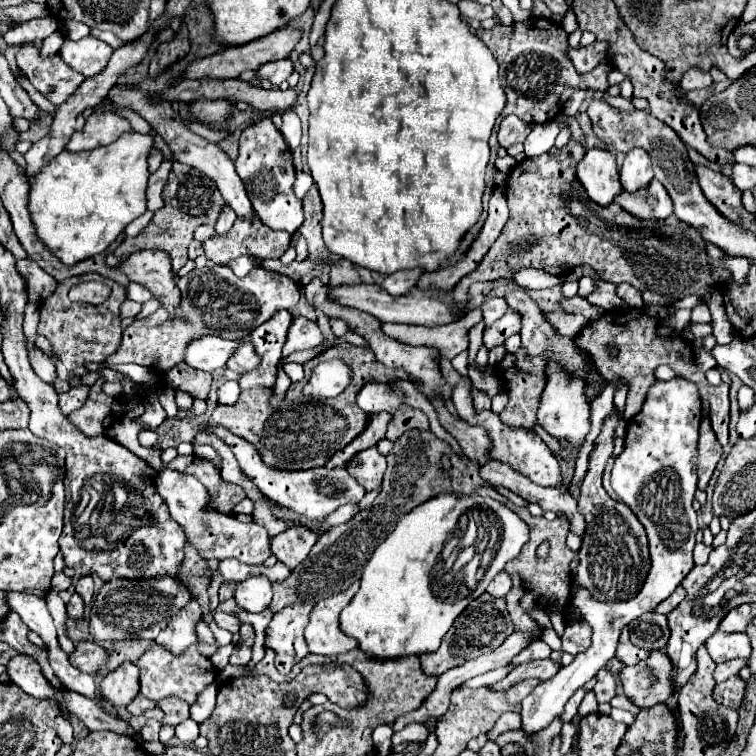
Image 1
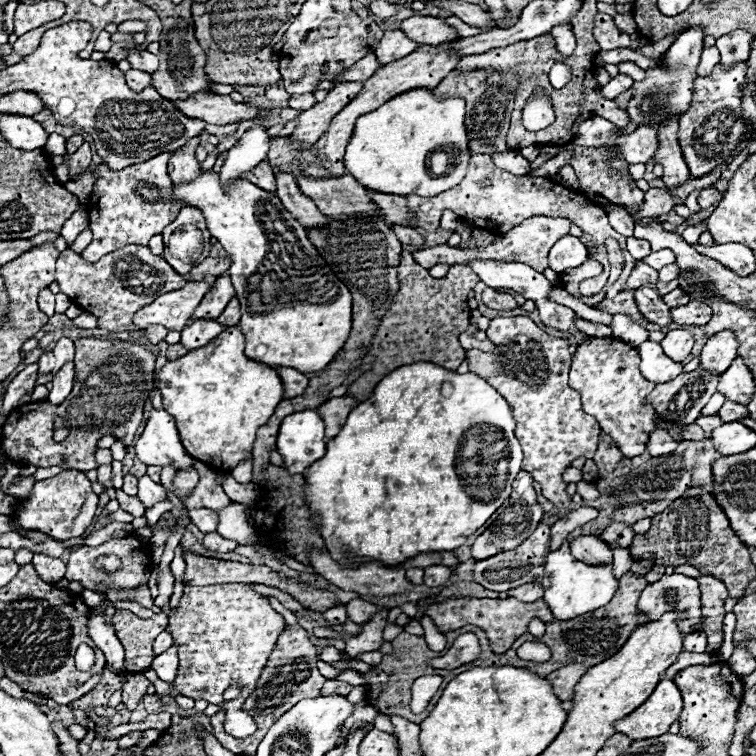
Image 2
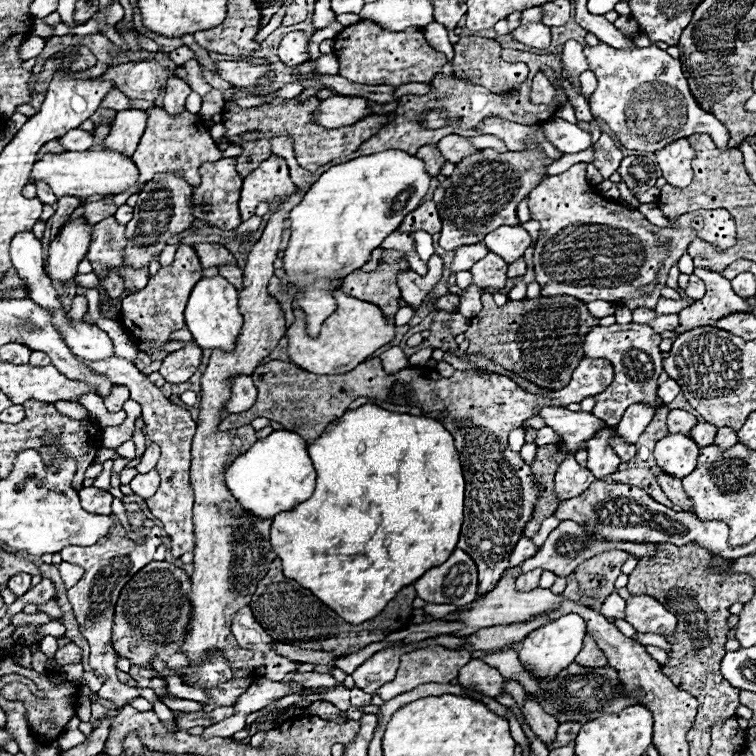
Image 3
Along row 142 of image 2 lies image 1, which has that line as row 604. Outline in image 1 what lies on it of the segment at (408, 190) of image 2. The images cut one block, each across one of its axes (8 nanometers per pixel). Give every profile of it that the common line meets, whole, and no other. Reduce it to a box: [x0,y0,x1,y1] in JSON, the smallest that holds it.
[340,494,529,660]

